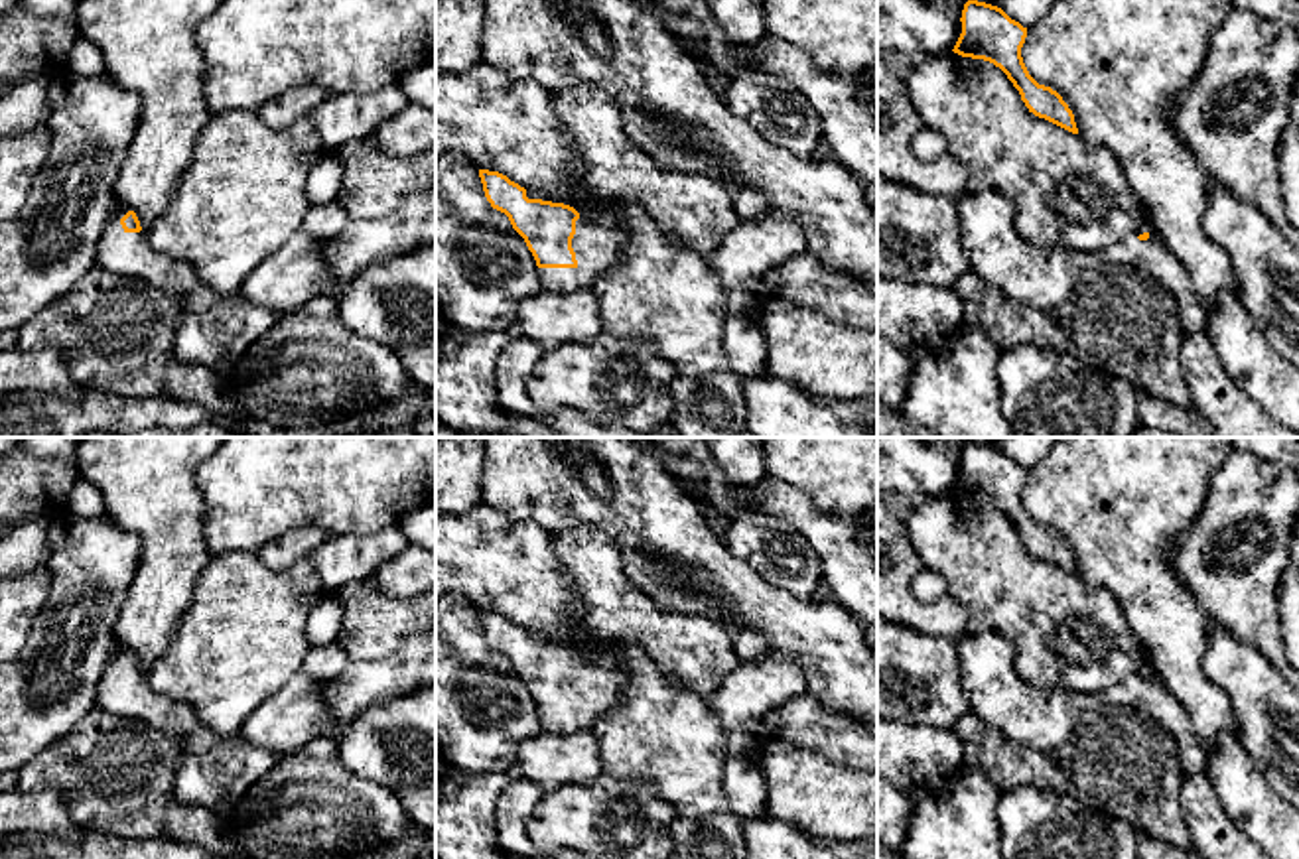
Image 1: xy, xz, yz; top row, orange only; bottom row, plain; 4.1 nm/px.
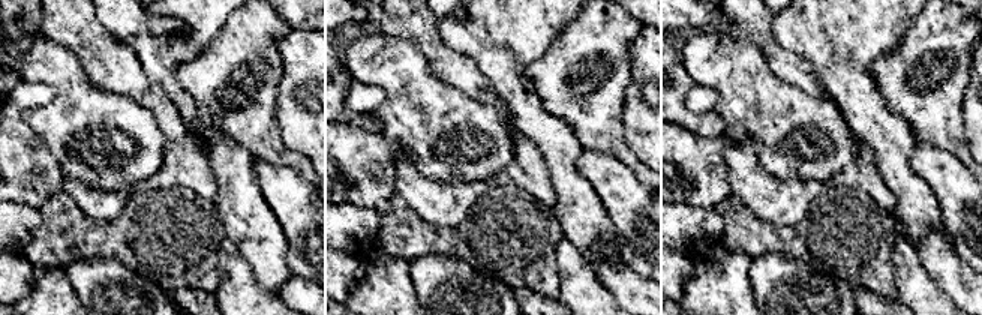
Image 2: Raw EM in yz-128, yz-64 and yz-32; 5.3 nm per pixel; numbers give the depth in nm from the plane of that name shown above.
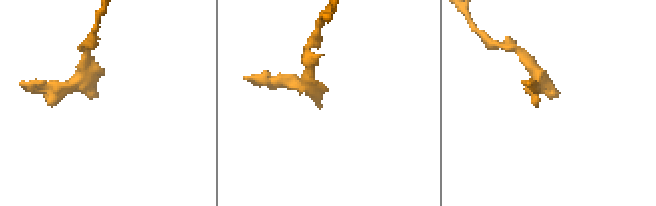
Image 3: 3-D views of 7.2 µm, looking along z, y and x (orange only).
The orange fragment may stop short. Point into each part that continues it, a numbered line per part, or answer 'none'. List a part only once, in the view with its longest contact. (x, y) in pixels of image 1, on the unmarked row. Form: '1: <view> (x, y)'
1: xz (696, 651)

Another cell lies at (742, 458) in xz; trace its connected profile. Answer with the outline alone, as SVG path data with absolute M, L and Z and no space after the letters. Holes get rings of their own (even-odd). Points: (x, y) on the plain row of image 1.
M702 437L725 475L739 487L751 487L765 477L765 437Z

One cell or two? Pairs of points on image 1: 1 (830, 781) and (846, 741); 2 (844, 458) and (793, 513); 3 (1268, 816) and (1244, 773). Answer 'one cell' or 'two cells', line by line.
1: two cells
2: two cells
3: one cell

